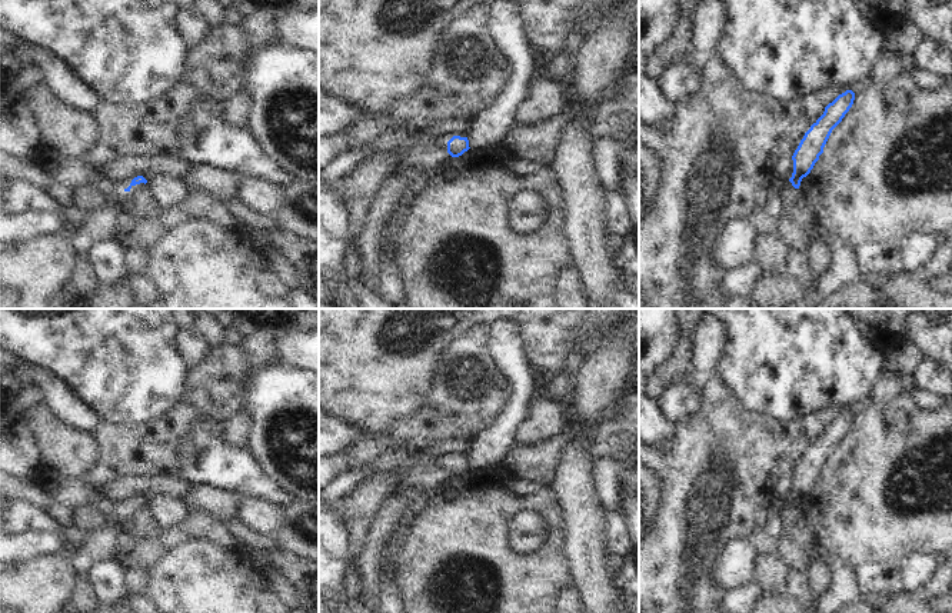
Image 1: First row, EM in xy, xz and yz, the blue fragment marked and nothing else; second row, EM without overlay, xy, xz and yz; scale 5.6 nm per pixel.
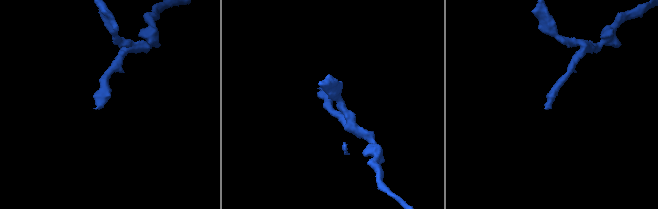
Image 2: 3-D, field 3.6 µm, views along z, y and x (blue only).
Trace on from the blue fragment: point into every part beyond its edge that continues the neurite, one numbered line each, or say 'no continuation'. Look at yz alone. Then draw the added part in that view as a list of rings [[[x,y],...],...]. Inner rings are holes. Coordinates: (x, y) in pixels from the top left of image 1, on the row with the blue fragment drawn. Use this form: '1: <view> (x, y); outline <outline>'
no continuation

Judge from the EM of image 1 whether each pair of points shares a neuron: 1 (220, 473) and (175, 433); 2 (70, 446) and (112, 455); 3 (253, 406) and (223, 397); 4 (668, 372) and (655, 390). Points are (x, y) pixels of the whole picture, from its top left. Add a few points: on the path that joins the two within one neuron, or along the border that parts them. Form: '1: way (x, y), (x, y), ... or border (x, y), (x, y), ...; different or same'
1: border (207, 419), (199, 420), (183, 439), (176, 473); different
2: border (93, 433), (99, 459), (79, 477); different
3: border (252, 370), (248, 376), (248, 392), (240, 410); different
4: way (663, 376), (656, 386); same

